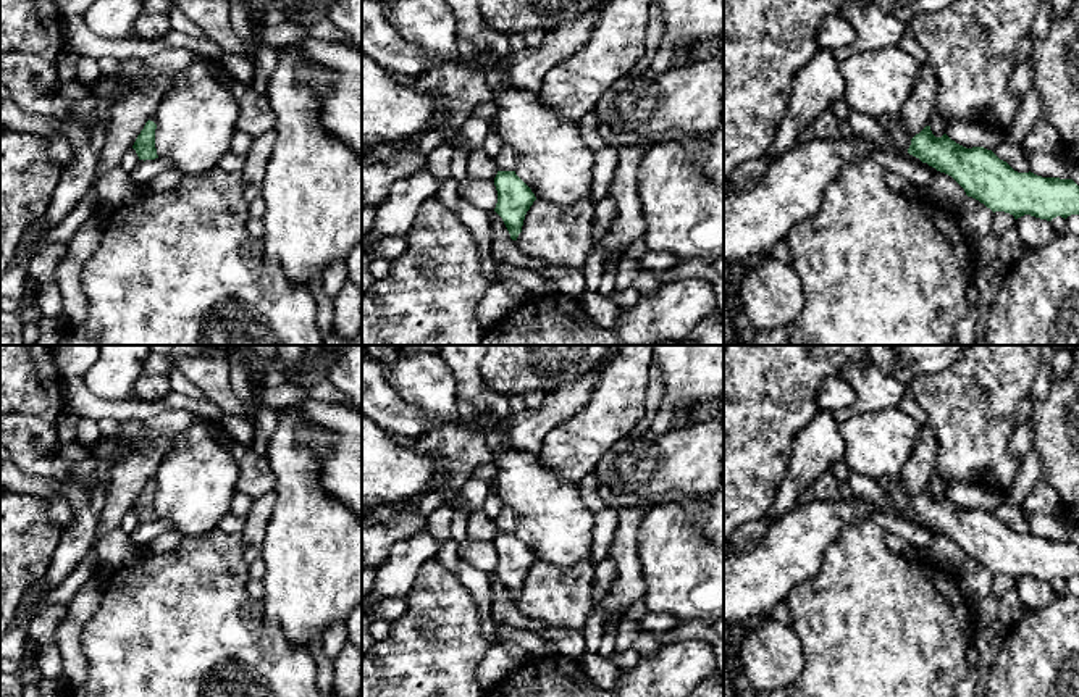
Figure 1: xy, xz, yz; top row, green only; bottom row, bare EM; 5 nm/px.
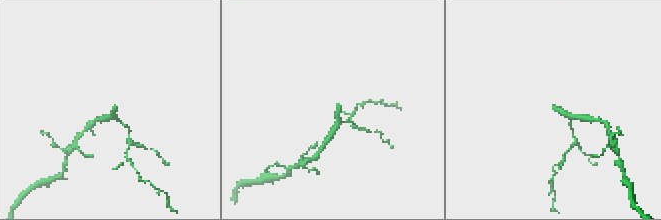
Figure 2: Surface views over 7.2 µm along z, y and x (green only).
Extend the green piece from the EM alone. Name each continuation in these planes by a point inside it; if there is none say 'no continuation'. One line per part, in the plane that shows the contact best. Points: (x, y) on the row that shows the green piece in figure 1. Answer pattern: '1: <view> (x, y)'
1: xz (508, 158)

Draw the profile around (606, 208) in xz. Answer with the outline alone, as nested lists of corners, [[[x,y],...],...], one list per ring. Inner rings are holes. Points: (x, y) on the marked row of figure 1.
[[[607,195],[596,205],[594,229],[591,236],[591,250],[606,236],[611,221],[617,211],[615,202]]]

